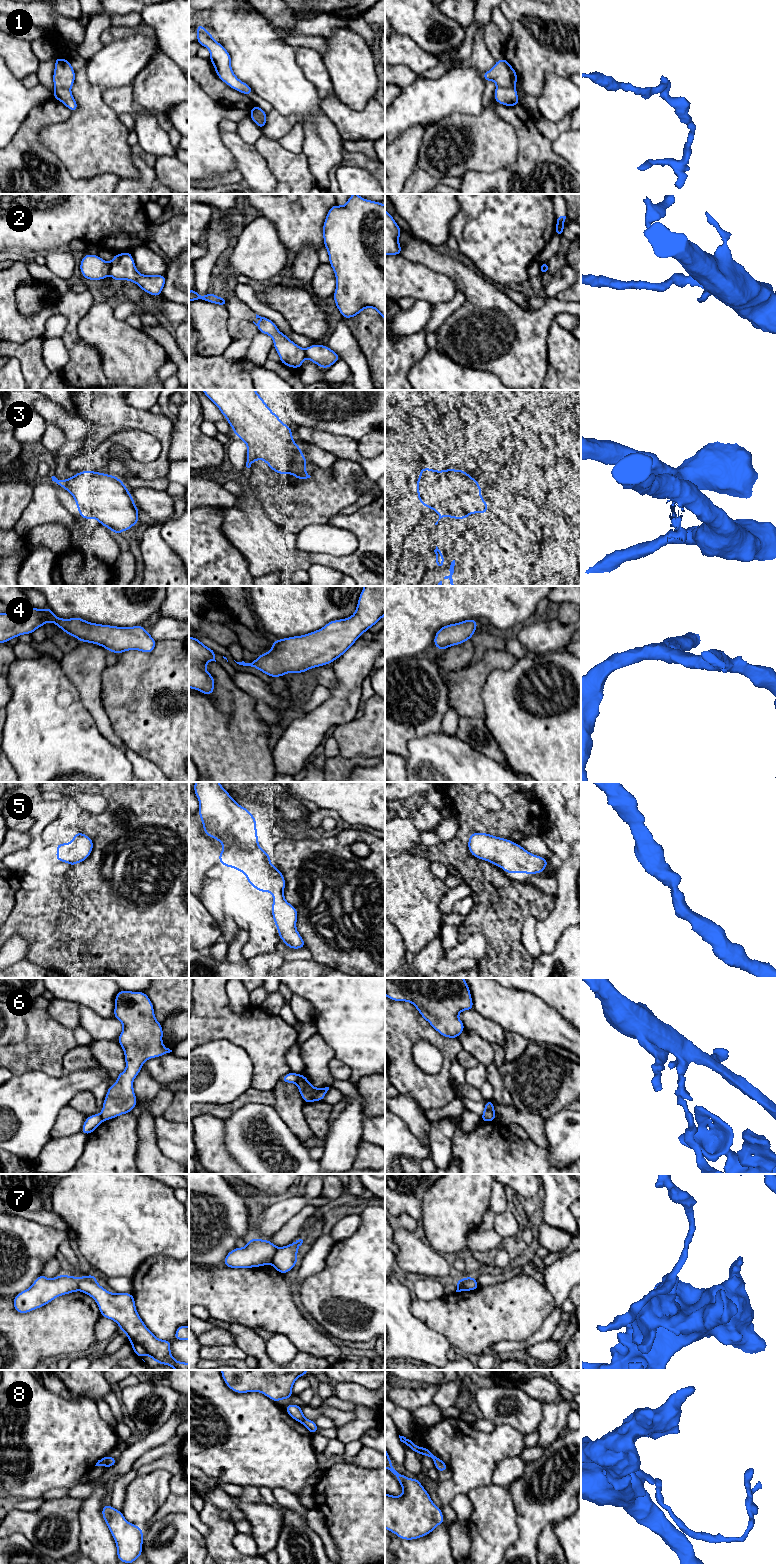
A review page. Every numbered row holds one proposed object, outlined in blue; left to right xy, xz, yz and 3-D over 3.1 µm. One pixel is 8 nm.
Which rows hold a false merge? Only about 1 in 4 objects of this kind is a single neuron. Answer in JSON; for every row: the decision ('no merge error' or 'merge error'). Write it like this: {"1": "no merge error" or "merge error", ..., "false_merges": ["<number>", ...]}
{"1": "merge error", "2": "merge error", "3": "no merge error", "4": "no merge error", "5": "no merge error", "6": "merge error", "7": "merge error", "8": "merge error", "false_merges": ["1", "2", "6", "7", "8"]}

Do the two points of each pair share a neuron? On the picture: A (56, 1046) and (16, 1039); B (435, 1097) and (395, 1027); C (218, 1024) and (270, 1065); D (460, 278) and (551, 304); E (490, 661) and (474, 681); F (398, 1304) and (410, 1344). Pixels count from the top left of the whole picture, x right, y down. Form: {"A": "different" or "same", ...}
{"A": "same", "B": "same", "C": "same", "D": "same", "E": "same", "F": "same"}

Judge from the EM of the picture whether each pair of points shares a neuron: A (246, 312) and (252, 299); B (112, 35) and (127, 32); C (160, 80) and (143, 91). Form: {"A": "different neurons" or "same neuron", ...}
{"A": "different neurons", "B": "same neuron", "C": "same neuron"}

